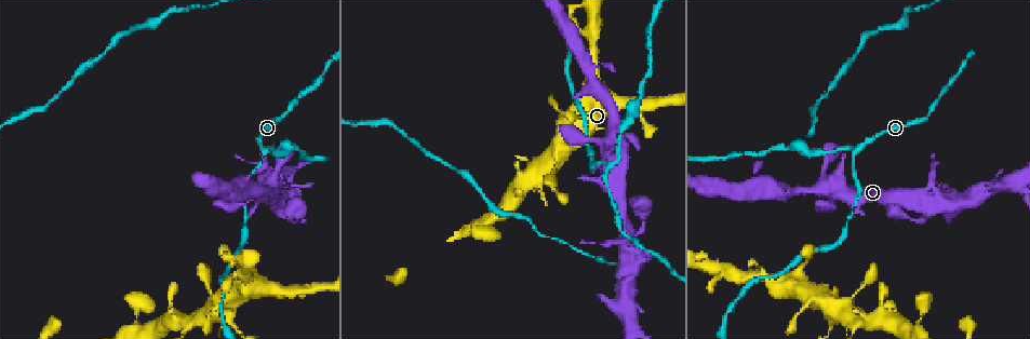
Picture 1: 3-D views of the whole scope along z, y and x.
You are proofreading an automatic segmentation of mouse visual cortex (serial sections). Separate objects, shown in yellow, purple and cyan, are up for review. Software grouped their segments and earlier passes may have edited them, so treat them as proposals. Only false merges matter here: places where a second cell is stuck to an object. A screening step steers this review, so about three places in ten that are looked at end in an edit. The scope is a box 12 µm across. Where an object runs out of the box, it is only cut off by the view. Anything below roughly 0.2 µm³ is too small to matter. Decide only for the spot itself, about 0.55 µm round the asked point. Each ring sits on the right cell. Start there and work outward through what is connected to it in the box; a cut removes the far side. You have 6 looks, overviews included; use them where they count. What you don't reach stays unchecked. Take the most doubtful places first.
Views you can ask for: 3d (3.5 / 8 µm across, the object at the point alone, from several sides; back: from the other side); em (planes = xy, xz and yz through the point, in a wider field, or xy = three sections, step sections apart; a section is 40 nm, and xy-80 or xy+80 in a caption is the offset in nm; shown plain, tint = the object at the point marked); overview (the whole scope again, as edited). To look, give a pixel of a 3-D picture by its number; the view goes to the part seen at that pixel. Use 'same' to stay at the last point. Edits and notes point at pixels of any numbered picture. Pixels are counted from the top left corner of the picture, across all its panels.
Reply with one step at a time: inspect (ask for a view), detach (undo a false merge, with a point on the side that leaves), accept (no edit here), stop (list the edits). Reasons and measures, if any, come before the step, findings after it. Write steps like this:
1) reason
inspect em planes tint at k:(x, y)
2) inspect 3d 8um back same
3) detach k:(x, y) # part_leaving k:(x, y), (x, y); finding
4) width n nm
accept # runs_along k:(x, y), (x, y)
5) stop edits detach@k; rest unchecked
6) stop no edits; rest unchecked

a fork
inspect 3d 3.5um at 1:(856, 148)

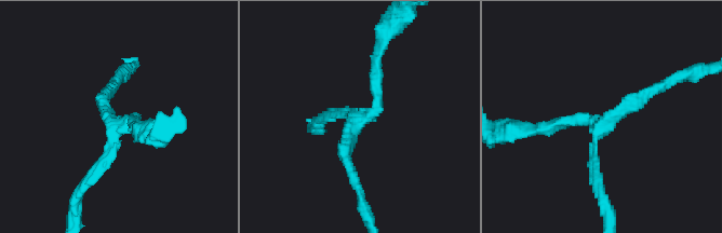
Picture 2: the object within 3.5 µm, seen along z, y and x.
inspect em xy step 5 tint at 2:(357, 126)

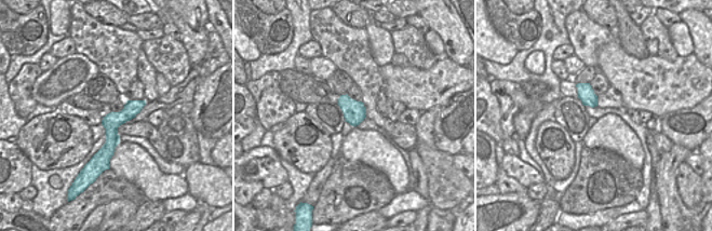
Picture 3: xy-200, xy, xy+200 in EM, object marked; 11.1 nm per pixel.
accept # runs_along 3:(142, 103), (111, 127), (107, 157); continuous, no second cell

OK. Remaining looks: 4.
side arm on a straight run
inspect 3d 3.5um at 1:(854, 323)

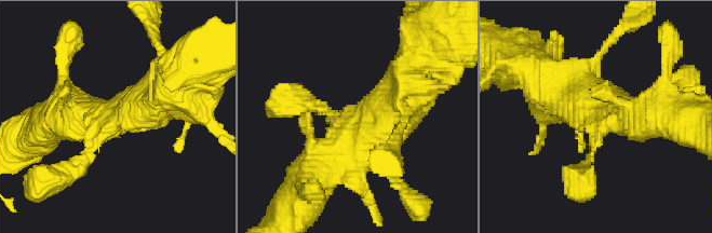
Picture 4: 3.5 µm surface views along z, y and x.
need the tissue
inspect em planes tint at 4:(358, 124)

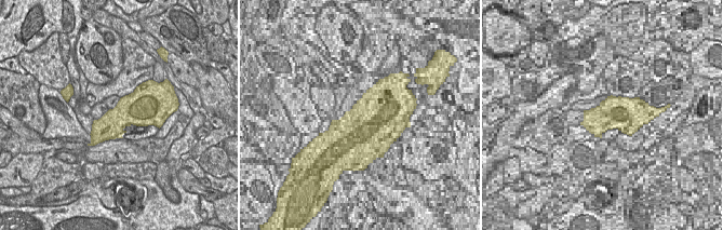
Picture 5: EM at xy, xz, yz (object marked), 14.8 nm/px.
accept # runs_along 4:(412, 81), (381, 125), (312, 172); all the same cell

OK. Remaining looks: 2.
thick turns thin
inspect 3d 3.5um at 1:(138, 321)

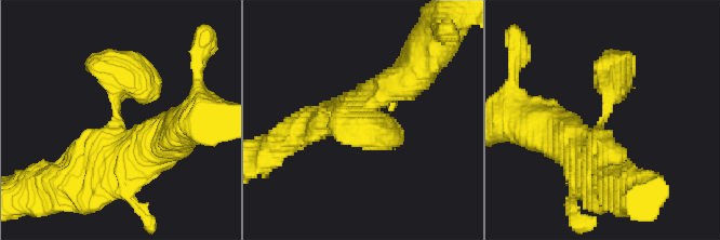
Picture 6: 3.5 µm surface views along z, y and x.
inspect em xy step 5 tint at 6:(117, 115)

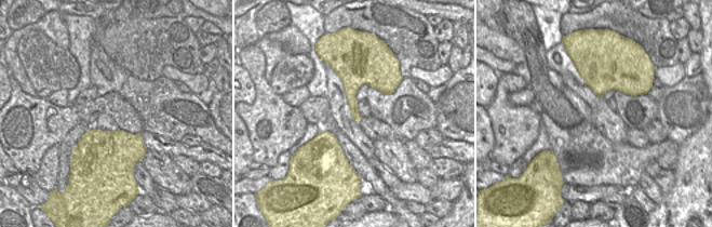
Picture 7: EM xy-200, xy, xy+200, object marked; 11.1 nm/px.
accept # runs_along 6:(564, 146), (587, 143), (617, 90); all the same cell

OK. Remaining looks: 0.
stop no edits; rest unchecked

